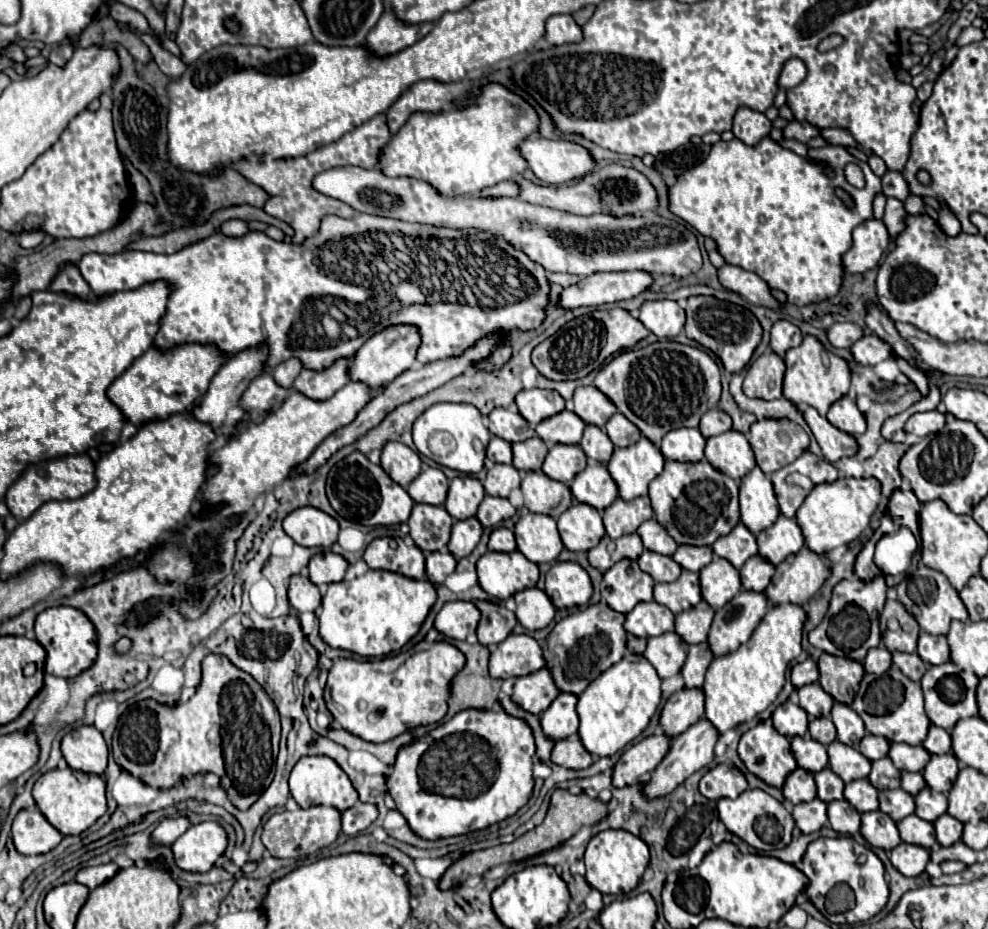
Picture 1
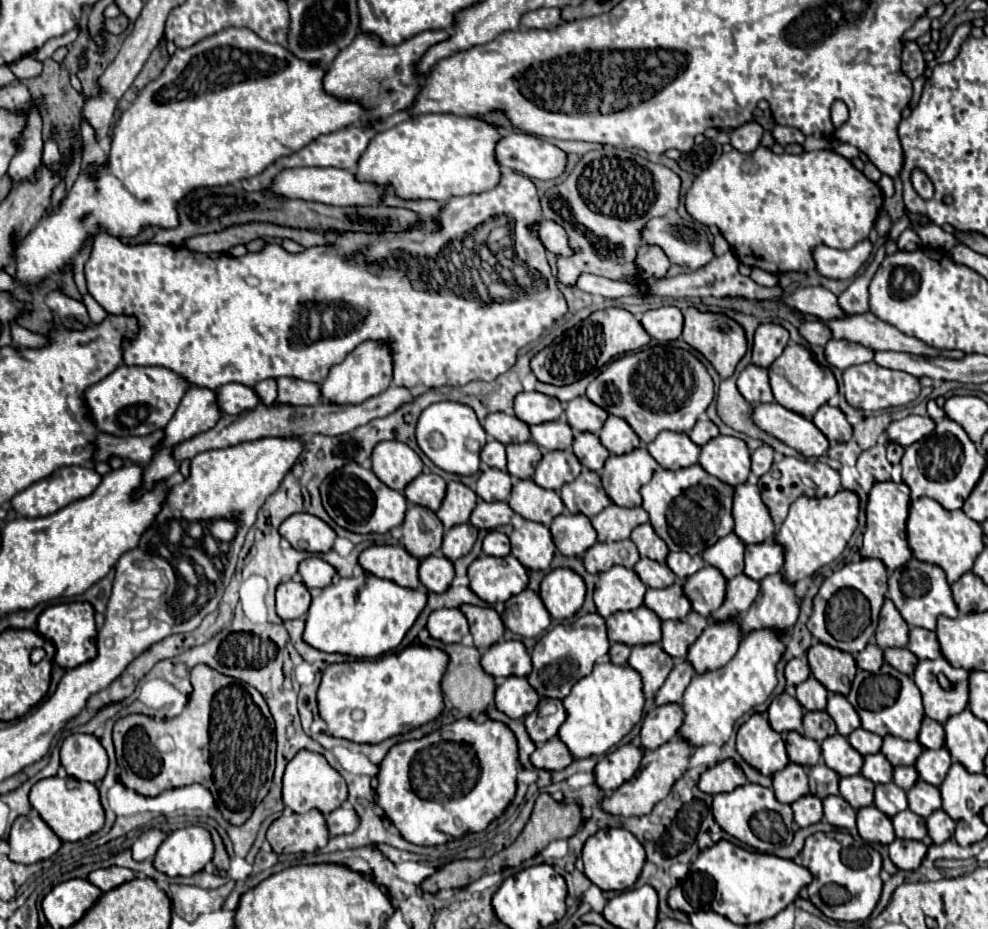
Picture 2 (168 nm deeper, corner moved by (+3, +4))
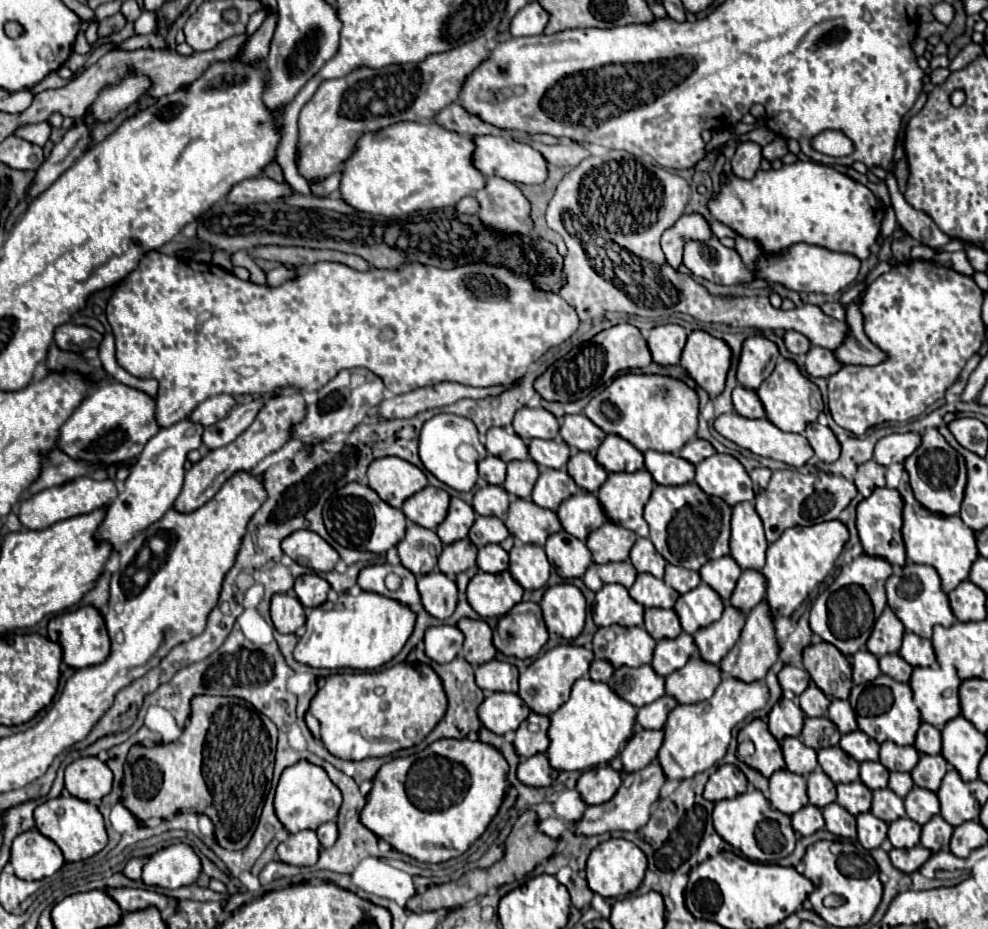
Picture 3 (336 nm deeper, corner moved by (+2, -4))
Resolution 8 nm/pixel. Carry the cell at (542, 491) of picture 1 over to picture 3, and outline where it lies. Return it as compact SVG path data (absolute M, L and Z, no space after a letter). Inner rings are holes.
M512 497L510 501L506 527L522 543L536 543L536 545L544 545L548 535L562 529L556 511L538 507L532 499L520 499L520 497Z

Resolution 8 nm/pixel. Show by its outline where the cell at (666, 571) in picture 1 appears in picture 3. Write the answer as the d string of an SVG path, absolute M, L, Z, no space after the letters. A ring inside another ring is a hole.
M640 573L634 581L634 585L630 587L630 597L634 597L644 607L670 609L670 607L674 607L678 593L670 585L666 585L662 579L654 577L650 573Z

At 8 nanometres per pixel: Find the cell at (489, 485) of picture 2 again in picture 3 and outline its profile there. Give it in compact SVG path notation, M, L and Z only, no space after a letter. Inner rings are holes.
M486 485L474 493L472 507L478 515L502 517L508 509L508 493L500 485Z

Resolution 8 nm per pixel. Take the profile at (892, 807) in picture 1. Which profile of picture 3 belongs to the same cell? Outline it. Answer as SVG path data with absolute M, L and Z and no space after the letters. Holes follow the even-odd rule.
M878 789L878 791L874 791L870 813L876 815L878 819L886 821L886 823L892 823L896 819L906 817L906 809L904 809L902 797L898 797L892 789Z

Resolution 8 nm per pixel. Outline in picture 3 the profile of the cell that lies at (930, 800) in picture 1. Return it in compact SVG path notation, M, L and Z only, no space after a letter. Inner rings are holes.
M914 787L906 797L904 797L904 805L906 805L906 813L912 821L916 821L918 825L924 825L930 821L930 817L940 813L940 803L936 793L926 791L922 787Z

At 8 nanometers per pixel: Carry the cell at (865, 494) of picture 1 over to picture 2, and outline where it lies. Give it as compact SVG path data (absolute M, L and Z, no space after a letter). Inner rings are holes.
M839 491L835 497L799 497L791 509L783 525L775 531L775 543L785 549L785 565L783 565L783 579L789 585L811 577L823 565L837 559L847 541L857 529L857 515L859 515L859 497L851 491Z

